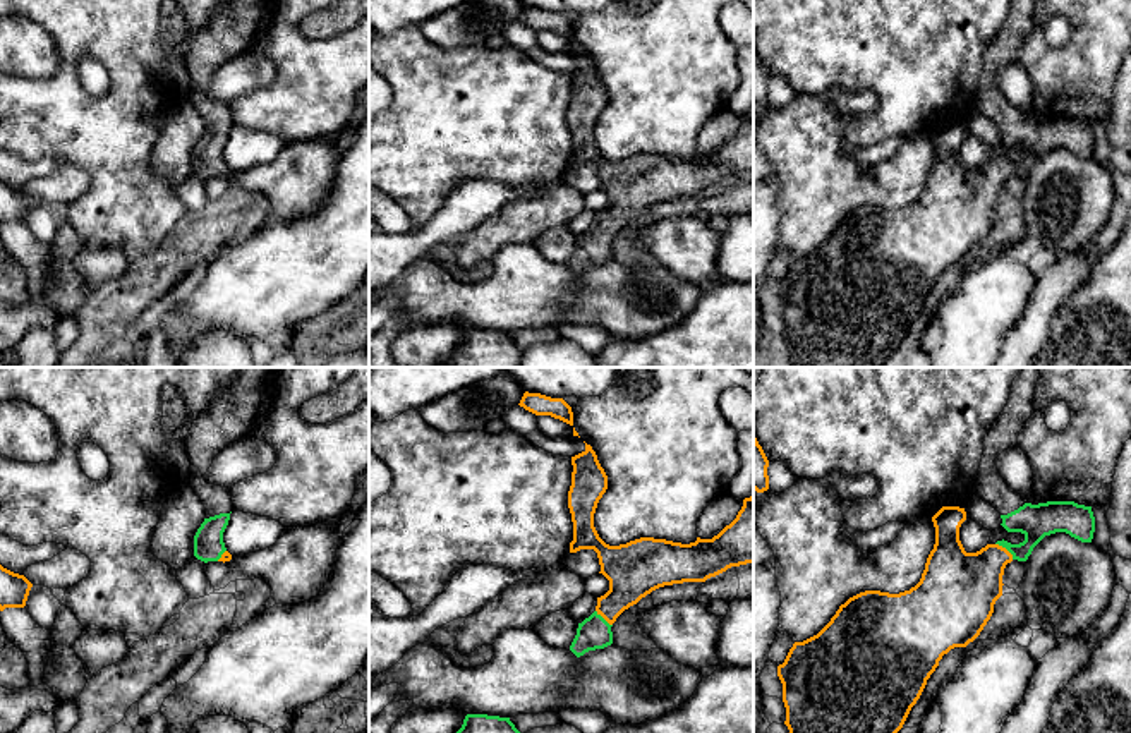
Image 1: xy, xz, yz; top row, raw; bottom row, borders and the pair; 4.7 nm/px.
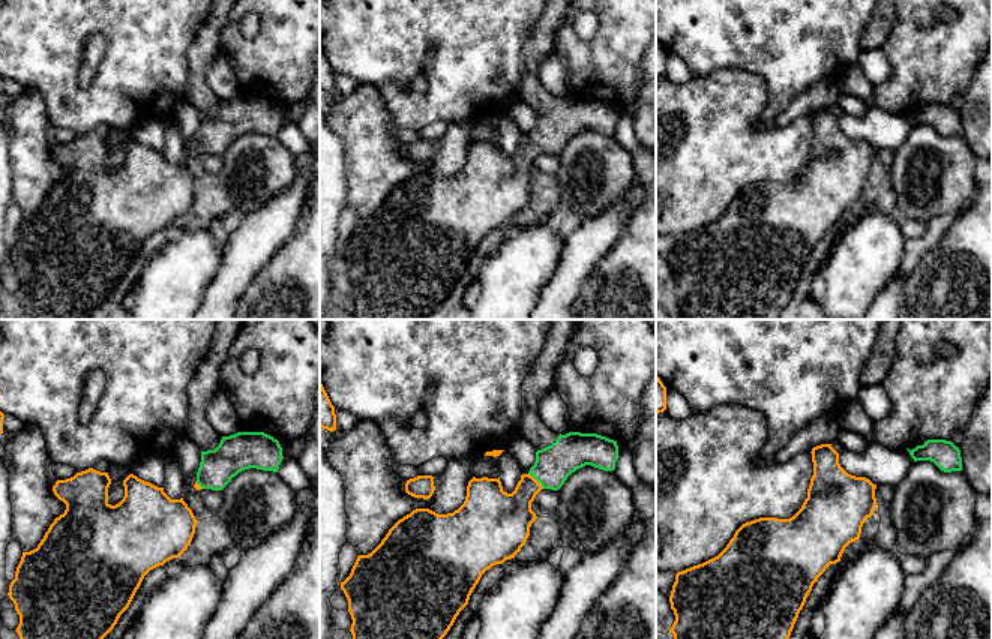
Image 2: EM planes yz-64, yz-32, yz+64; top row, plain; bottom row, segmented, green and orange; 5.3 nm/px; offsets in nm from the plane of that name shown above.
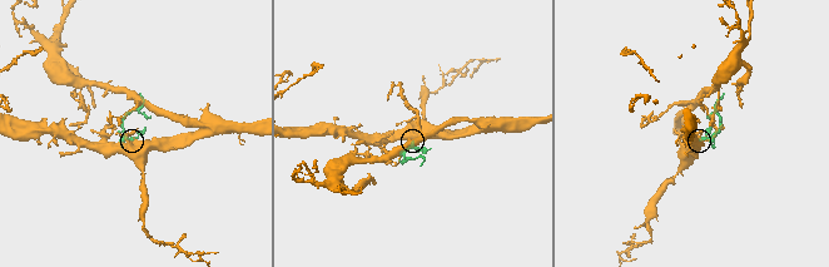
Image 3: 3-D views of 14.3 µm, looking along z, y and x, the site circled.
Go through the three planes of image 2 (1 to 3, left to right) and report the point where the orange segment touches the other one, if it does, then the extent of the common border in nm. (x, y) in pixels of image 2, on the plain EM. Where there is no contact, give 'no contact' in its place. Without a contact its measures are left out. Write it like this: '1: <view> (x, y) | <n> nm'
1: yz-64 (200, 149) | 60 nm
2: yz-32 (536, 143) | 120 nm
3: no contact

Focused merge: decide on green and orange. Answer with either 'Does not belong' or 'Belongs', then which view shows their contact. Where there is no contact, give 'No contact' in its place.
Belongs. Touches green in yz

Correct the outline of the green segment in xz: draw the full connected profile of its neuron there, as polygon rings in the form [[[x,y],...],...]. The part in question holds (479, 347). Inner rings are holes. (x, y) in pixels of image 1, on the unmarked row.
[[[467,330],[441,367],[520,367],[522,348],[510,333]]]

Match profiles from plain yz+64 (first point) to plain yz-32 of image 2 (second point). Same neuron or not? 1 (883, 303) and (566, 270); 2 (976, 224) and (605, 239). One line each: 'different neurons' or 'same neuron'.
1: same neuron
2: different neurons

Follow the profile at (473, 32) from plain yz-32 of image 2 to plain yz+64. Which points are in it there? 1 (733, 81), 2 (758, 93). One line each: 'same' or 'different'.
1: different
2: different

